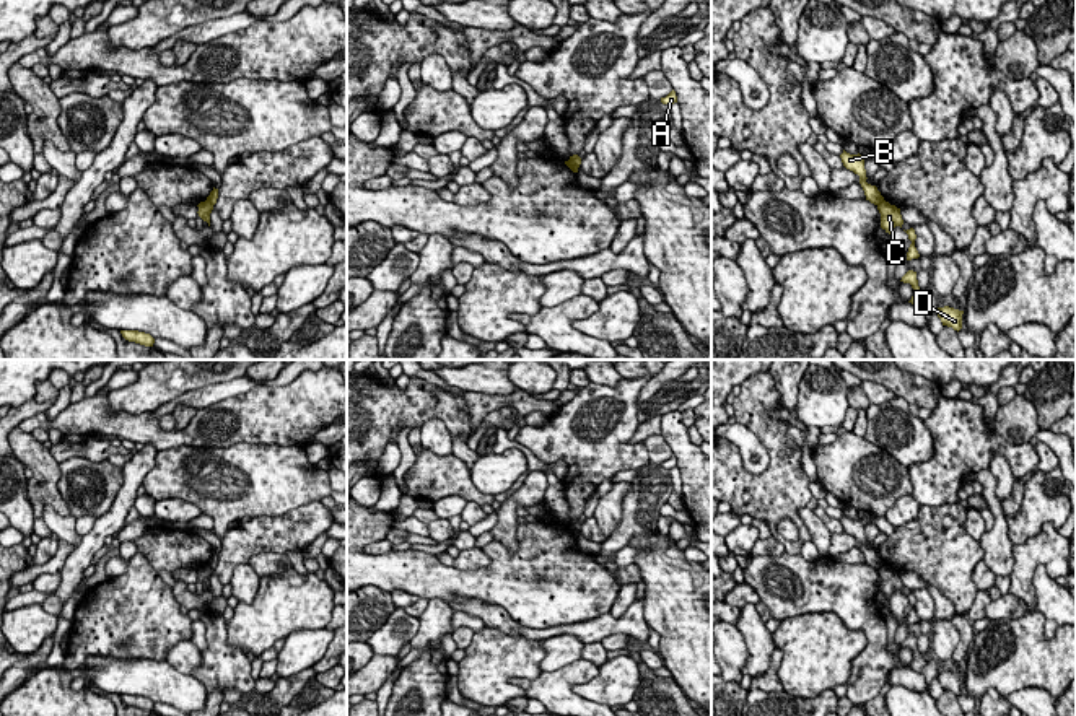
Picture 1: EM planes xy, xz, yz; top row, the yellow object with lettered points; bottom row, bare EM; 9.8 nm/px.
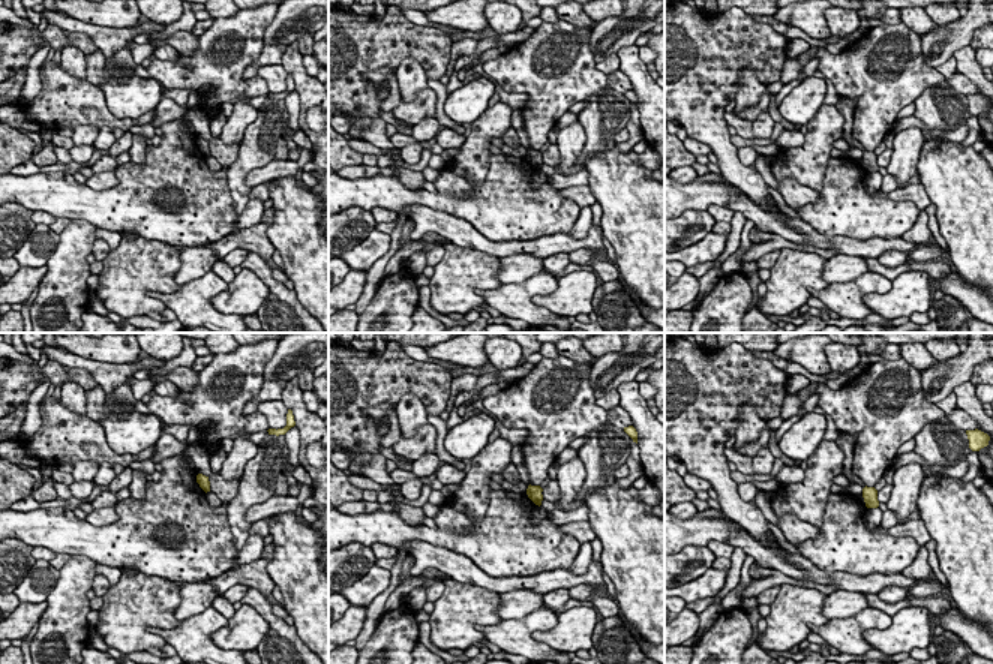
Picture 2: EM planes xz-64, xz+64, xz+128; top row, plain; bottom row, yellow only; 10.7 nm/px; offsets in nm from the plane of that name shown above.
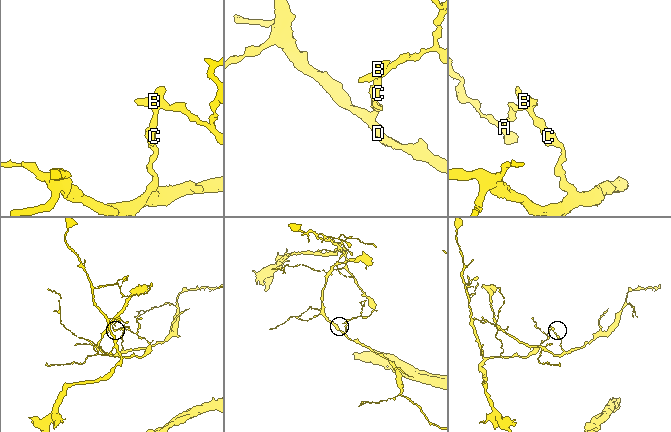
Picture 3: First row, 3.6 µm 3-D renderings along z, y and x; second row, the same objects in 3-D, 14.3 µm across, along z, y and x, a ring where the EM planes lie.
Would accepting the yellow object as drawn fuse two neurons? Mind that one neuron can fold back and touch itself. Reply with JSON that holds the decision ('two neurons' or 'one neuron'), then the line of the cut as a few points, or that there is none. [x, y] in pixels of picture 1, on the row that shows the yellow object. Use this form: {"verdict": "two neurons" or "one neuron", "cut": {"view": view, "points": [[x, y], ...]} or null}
{"verdict": "two neurons", "cut": {"view": "yz", "points": [[884, 200], [878, 205]]}}

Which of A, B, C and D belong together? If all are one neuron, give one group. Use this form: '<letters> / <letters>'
A B / C D

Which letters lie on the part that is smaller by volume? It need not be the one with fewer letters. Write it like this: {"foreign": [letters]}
{"foreign": ["C", "D"]}

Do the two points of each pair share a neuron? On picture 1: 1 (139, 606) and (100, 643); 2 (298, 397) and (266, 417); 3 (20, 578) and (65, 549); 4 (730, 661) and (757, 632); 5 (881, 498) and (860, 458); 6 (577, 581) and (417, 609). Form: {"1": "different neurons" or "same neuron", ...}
{"1": "same neuron", "2": "same neuron", "3": "same neuron", "4": "different neurons", "5": "same neuron", "6": "different neurons"}

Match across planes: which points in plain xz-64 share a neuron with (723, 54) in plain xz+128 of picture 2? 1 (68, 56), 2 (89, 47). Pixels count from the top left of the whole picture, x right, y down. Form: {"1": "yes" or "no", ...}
{"1": "no", "2": "yes"}

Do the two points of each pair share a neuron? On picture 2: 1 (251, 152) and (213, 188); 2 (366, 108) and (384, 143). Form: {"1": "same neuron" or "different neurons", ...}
{"1": "different neurons", "2": "same neuron"}

